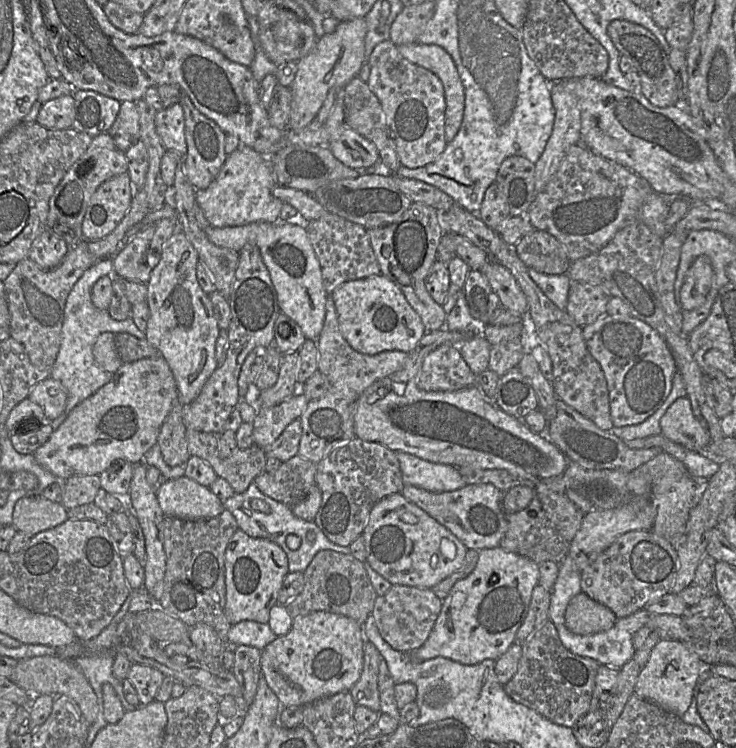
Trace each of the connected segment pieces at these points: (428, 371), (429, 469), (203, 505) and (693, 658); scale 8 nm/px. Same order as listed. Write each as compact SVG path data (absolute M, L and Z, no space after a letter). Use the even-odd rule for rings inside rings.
M441 345L423 360L417 385L424 391L458 391L476 384L476 376L461 356L458 346Z
M396 452L404 485L412 485L429 492L455 491L466 486L457 468L432 463L405 452Z
M186 476L166 480L156 494L166 516L204 520L218 516L225 509L224 503L209 487Z
M660 639L640 670L634 693L681 717L691 704L693 690L703 666L703 661L684 642Z

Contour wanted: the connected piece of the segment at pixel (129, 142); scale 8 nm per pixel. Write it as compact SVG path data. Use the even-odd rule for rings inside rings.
M121 102L119 113L108 133L116 147L124 153L139 140L139 112L136 102Z

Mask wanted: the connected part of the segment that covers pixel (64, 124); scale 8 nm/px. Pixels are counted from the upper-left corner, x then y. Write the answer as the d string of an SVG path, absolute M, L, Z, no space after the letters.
M63 95L42 104L36 122L45 128L63 130L71 128L75 119L73 95Z

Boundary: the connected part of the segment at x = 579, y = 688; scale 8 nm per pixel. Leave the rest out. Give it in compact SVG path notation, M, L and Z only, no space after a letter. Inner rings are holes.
M550 619L522 644L522 656L513 677L503 689L515 702L527 706L555 724L573 725L587 712L599 708L595 697L595 678L600 663L576 655L562 644Z

